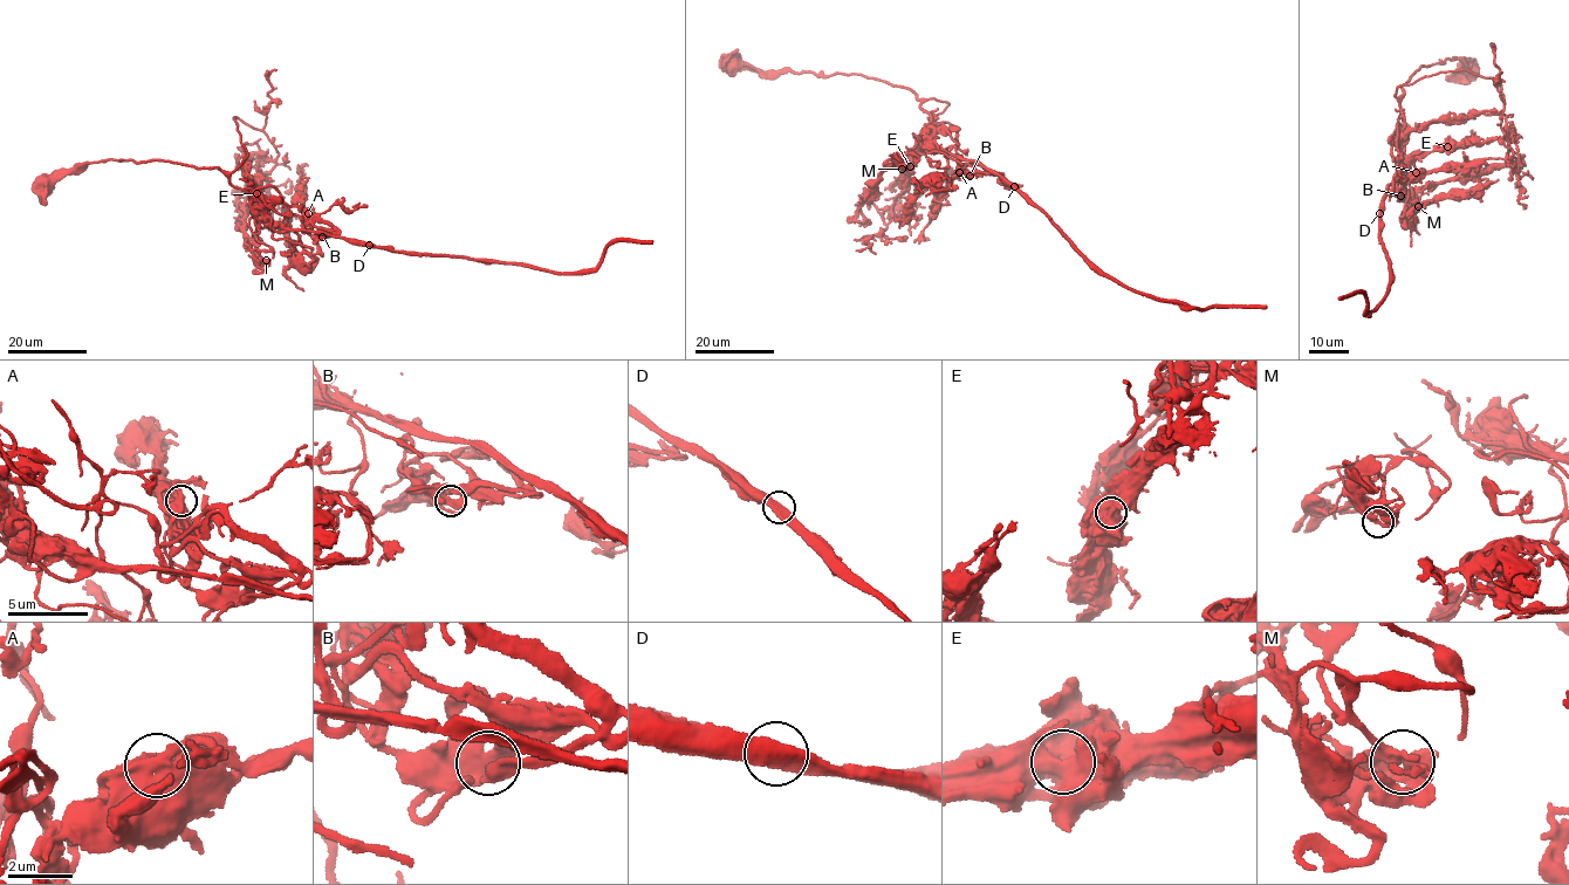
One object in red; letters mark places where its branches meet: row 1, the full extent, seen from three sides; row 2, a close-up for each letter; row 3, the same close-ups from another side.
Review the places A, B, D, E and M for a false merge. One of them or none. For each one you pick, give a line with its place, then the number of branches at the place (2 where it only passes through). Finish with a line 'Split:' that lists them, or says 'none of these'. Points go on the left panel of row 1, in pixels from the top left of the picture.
E: (257, 193) | 1
Split: E

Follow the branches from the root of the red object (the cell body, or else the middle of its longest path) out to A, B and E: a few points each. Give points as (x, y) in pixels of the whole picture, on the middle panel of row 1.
A: (731, 63), (764, 73), (856, 74), (910, 89), (930, 117), (934, 131), (931, 139), (958, 158), (959, 172)
B: (731, 63), (764, 73), (856, 74), (910, 89), (927, 111), (933, 143), (954, 155), (957, 166), (970, 176)
E: (731, 63), (746, 63), (764, 73), (856, 74), (910, 89), (931, 121), (924, 128), (922, 153), (910, 165)

